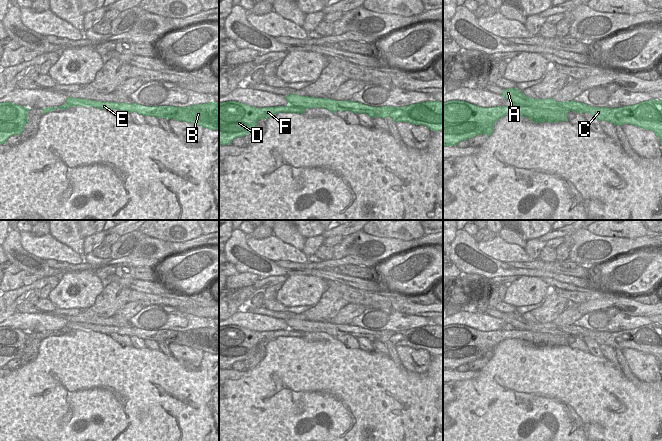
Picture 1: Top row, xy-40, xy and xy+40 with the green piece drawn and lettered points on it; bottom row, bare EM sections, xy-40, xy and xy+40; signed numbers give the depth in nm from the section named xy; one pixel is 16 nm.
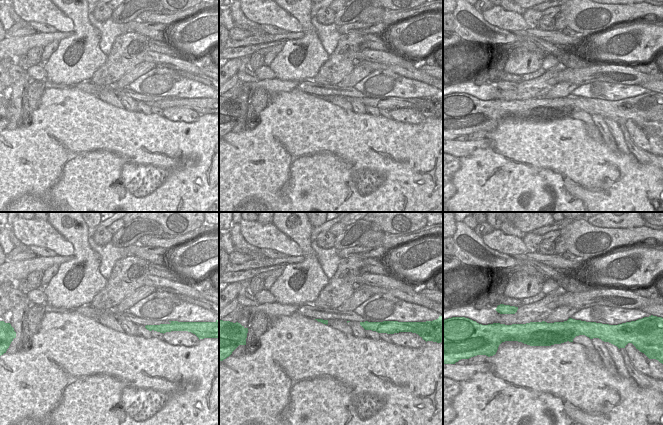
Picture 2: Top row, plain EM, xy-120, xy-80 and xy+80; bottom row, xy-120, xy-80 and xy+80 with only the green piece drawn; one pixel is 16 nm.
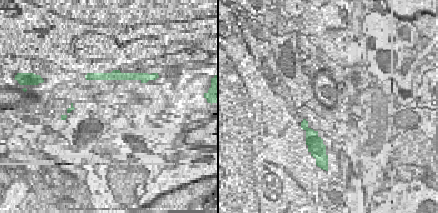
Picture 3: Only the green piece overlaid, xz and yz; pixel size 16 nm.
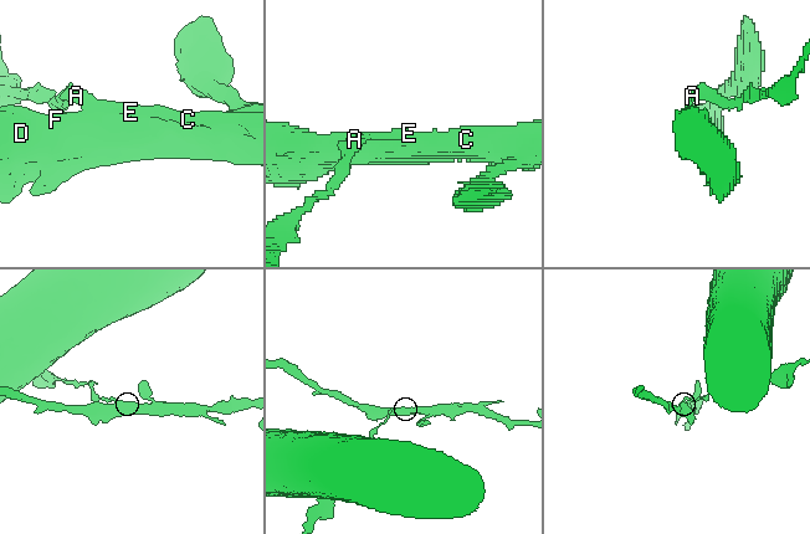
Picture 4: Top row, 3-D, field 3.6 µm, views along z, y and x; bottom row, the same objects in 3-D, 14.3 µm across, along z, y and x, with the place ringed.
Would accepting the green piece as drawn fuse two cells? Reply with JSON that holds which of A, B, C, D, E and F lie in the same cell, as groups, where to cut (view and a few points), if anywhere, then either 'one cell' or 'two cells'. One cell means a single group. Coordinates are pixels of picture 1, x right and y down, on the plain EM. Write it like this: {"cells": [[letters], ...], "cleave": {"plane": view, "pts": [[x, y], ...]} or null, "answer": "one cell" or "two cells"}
{"cells": [["A"], ["B", "C", "D", "E", "F"]], "cleave": {"plane": "xy+40", "pts": [[541, 324], [538, 324], [534, 331], [514, 329]]}, "answer": "two cells"}

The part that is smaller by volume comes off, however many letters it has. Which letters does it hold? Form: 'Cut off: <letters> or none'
Cut off: B, C, D, E, F

